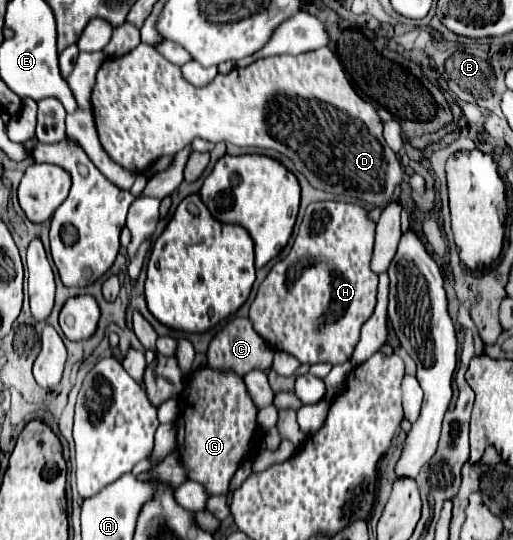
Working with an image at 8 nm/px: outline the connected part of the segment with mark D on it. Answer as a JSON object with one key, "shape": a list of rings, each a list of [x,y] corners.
{"shape":[[[140,44],[132,52],[106,58],[92,88],[92,112],[100,144],[106,154],[130,172],[146,172],[160,156],[174,156],[196,136],[210,142],[230,142],[236,146],[272,148],[286,154],[308,182],[324,192],[352,196],[370,206],[386,208],[402,182],[402,164],[382,136],[382,120],[372,100],[360,96],[350,84],[344,66],[330,48],[320,48],[300,56],[262,58],[230,74],[218,74],[214,82],[196,88],[188,84],[180,66],[170,64],[154,46]]]}

